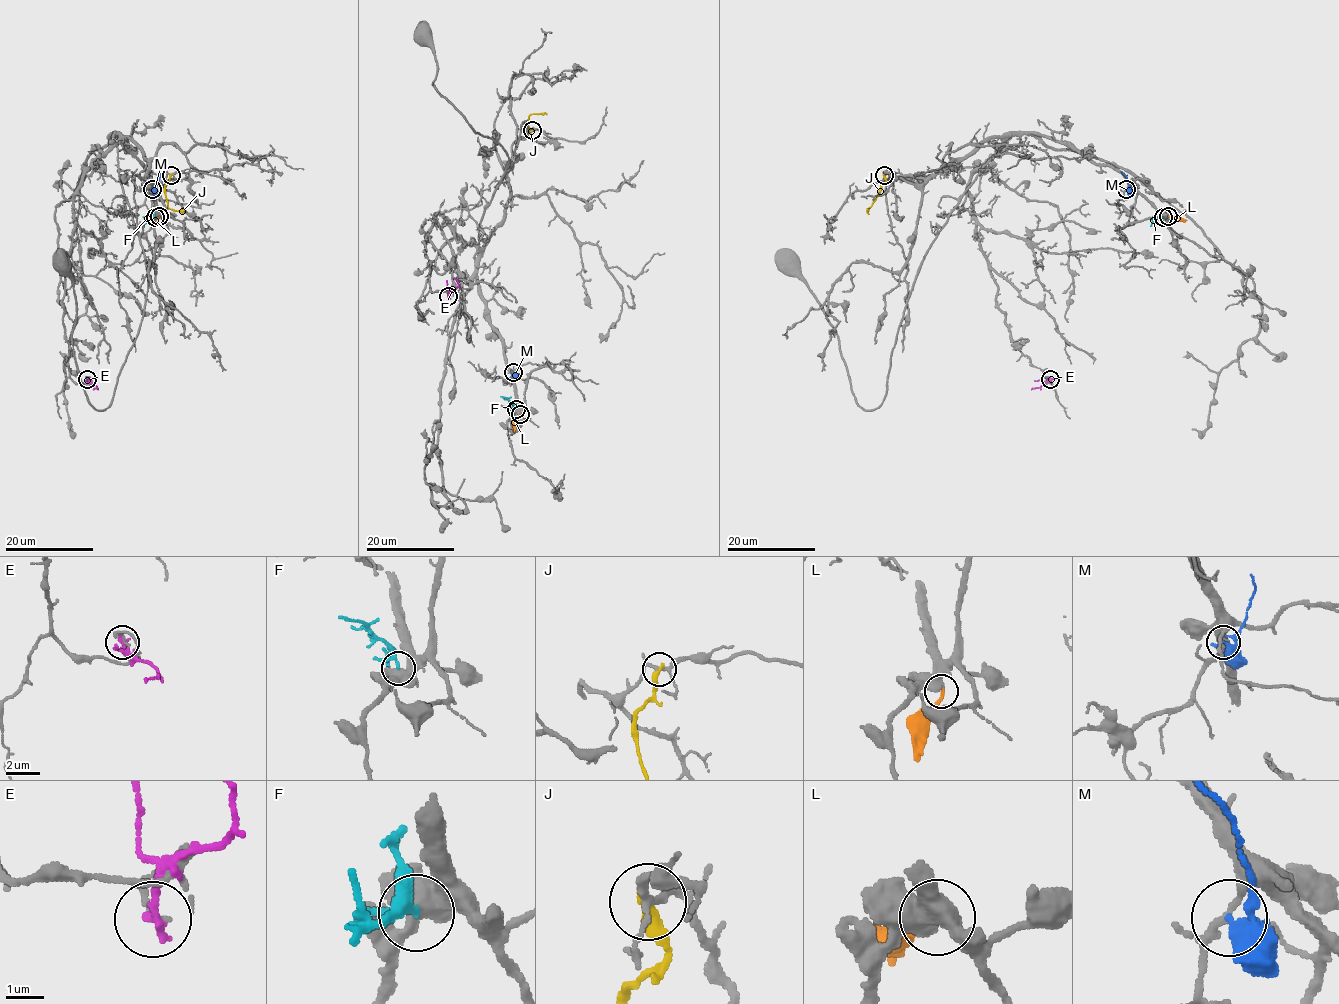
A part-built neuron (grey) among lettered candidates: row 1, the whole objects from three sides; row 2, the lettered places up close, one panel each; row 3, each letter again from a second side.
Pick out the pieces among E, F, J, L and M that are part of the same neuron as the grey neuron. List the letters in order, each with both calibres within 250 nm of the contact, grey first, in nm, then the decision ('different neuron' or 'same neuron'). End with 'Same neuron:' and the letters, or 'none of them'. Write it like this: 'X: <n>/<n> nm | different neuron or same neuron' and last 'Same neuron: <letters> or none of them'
E: 120/240 nm | different neuron
F: 480/170 nm | different neuron
J: 180/400 nm | different neuron
L: 700/240 nm | same neuron
M: 160/280 nm | different neuron
Same neuron: L

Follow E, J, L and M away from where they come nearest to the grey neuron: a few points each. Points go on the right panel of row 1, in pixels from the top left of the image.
E: (1051, 379), (1031, 389)
J: (884, 174), (886, 181), (869, 209)
L: (1168, 216), (1186, 220)
M: (1126, 189), (1128, 183), (1122, 171)

